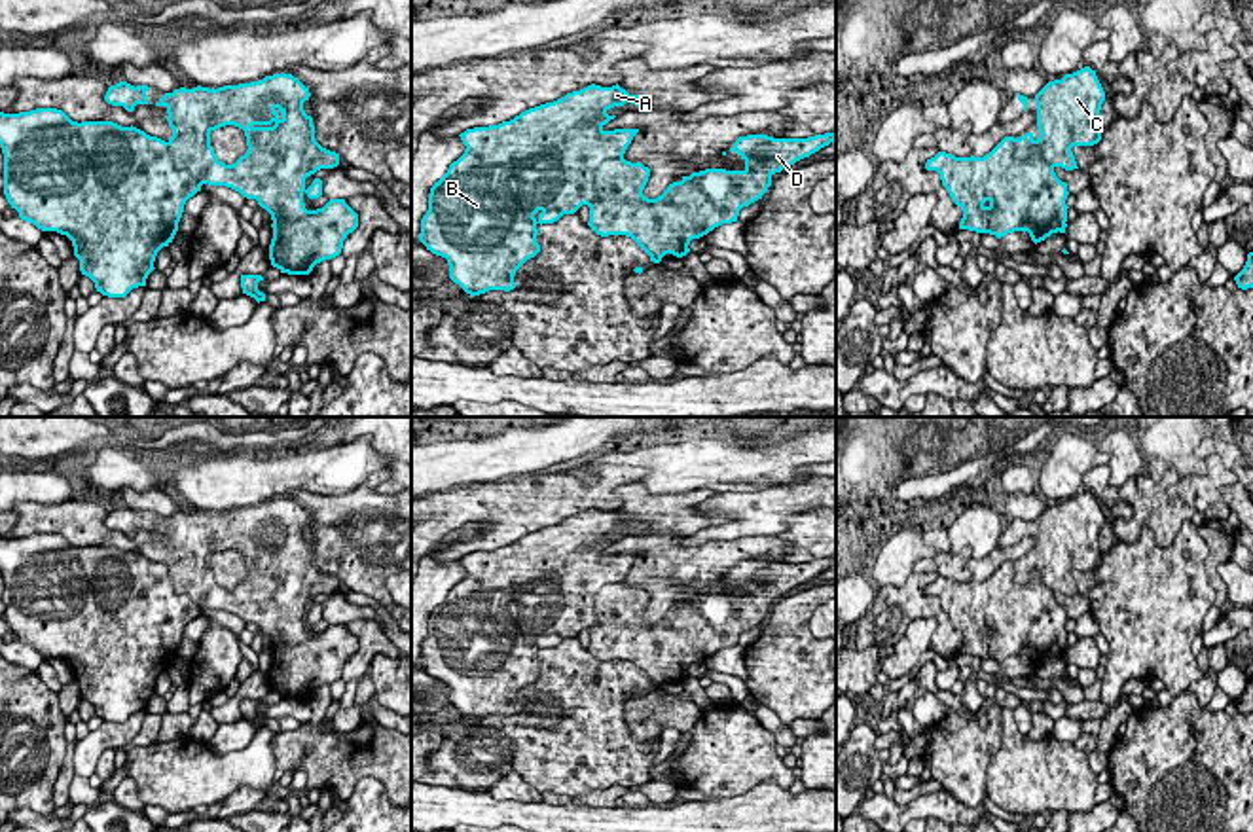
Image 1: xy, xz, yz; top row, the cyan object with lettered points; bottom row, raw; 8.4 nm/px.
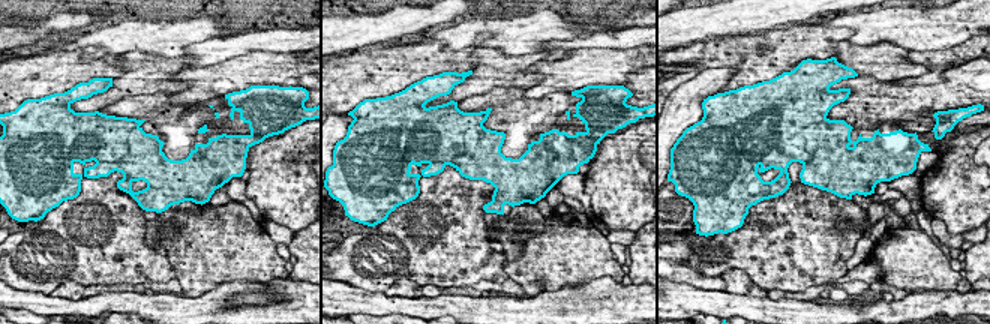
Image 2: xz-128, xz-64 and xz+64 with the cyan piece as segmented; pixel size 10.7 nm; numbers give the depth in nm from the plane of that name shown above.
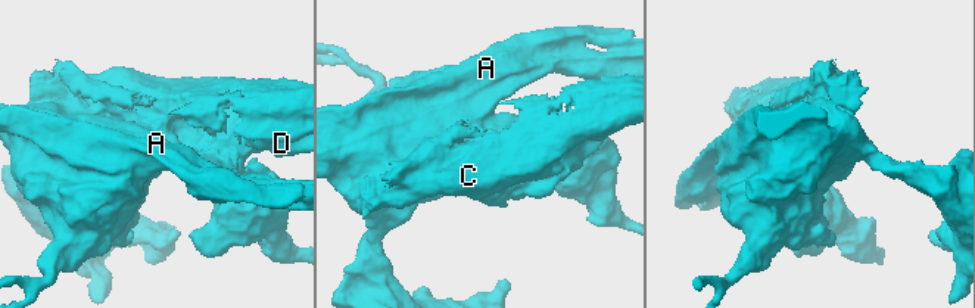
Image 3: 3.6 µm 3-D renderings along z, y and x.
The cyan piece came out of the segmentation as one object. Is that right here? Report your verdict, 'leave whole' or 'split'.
split

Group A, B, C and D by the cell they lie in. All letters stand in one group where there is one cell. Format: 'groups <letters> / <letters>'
groups A B / C D

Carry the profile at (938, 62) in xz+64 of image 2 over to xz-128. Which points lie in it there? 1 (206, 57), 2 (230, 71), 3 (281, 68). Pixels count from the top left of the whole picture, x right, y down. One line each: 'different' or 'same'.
1: different
2: same
3: same

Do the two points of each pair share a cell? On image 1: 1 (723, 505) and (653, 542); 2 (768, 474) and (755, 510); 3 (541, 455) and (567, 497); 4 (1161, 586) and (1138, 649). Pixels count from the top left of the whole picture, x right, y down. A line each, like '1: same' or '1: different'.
1: different
2: different
3: different
4: same

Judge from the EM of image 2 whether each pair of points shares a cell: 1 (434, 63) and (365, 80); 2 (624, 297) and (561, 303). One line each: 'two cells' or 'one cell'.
1: one cell
2: one cell

